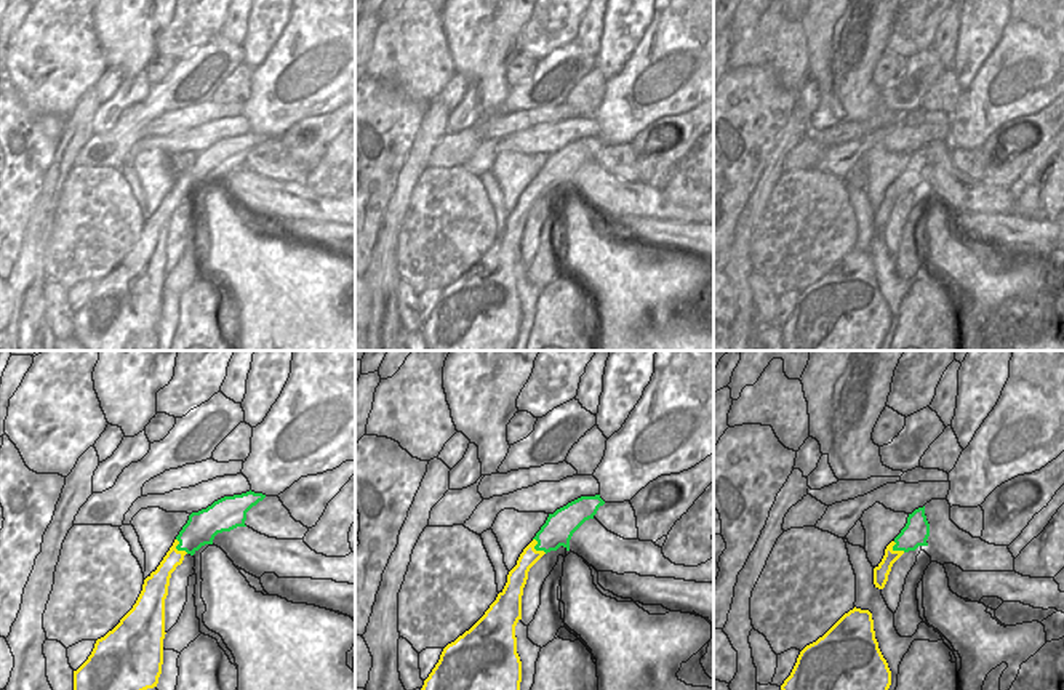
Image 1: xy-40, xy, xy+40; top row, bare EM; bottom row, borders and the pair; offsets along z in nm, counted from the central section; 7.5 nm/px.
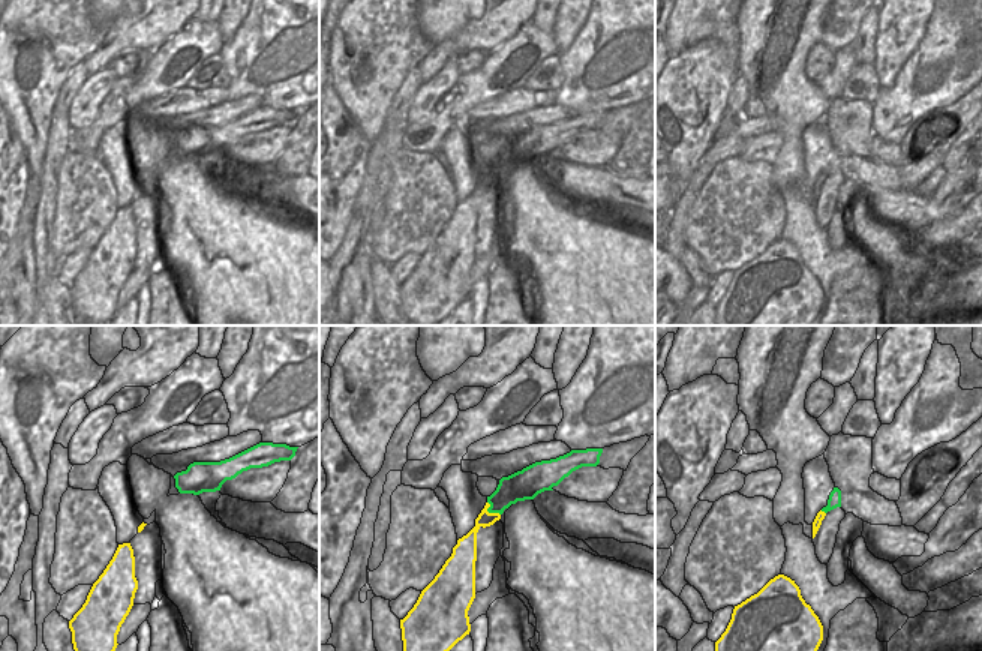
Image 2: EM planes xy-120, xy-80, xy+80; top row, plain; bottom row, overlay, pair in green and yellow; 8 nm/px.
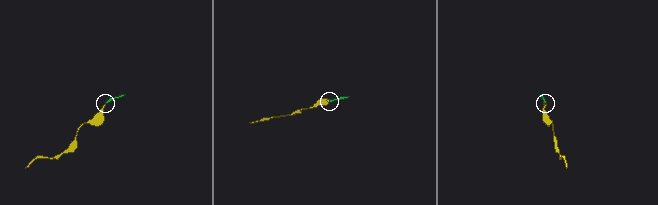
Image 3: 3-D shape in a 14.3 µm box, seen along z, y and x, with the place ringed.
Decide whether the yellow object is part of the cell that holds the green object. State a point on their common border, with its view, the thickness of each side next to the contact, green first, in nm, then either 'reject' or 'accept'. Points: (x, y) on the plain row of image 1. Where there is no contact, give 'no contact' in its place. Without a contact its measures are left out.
meets green in xy at (536, 191); 220 nm thick on the green side, 150 nm on the other; reject

